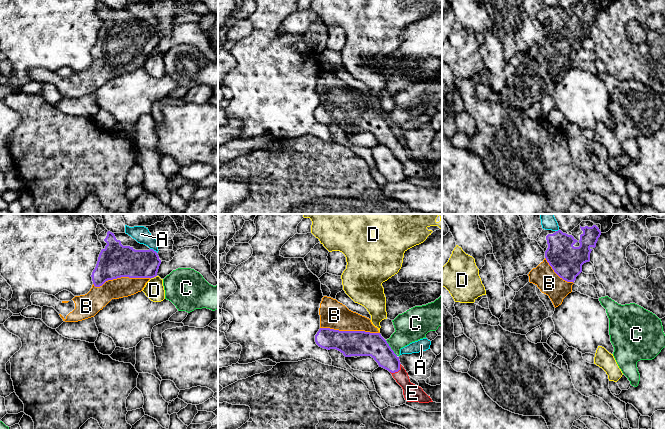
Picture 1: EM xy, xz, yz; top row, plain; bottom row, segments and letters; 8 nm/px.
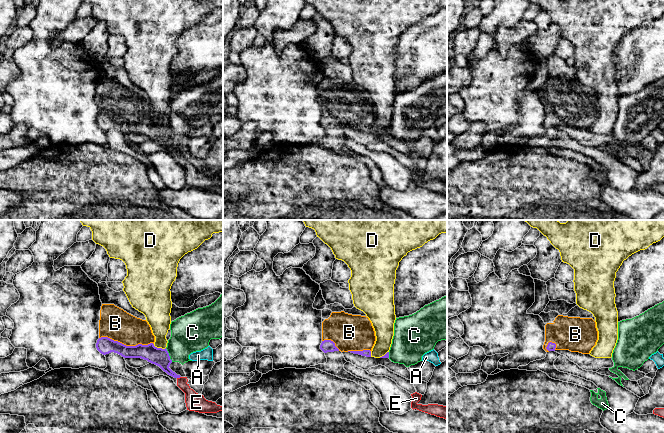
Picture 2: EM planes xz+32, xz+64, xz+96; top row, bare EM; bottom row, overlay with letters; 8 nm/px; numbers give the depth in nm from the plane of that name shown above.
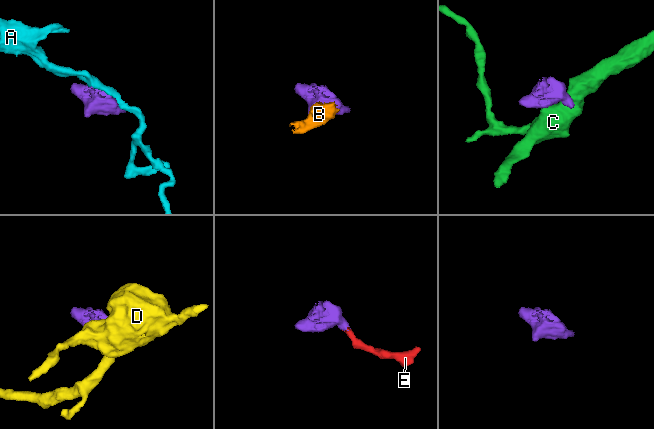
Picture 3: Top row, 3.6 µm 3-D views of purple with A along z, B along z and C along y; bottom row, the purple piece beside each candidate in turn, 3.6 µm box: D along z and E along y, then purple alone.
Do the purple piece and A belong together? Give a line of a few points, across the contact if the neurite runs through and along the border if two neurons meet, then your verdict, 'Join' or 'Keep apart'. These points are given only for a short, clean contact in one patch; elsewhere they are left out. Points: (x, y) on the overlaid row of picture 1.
Keep apart

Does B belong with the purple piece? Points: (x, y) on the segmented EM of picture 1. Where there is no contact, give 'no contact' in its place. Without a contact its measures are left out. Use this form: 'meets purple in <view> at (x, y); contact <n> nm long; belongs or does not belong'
meets purple in xz at (350, 331); contact 480 nm long; belongs

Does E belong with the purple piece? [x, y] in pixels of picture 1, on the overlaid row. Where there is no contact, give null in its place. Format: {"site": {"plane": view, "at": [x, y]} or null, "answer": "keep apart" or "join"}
{"site": {"plane": "xz", "at": [397, 371]}, "answer": "join"}

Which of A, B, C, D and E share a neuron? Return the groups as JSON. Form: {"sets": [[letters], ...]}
{"sets": [["A"], ["B", "E"], ["C"], ["D"]]}

